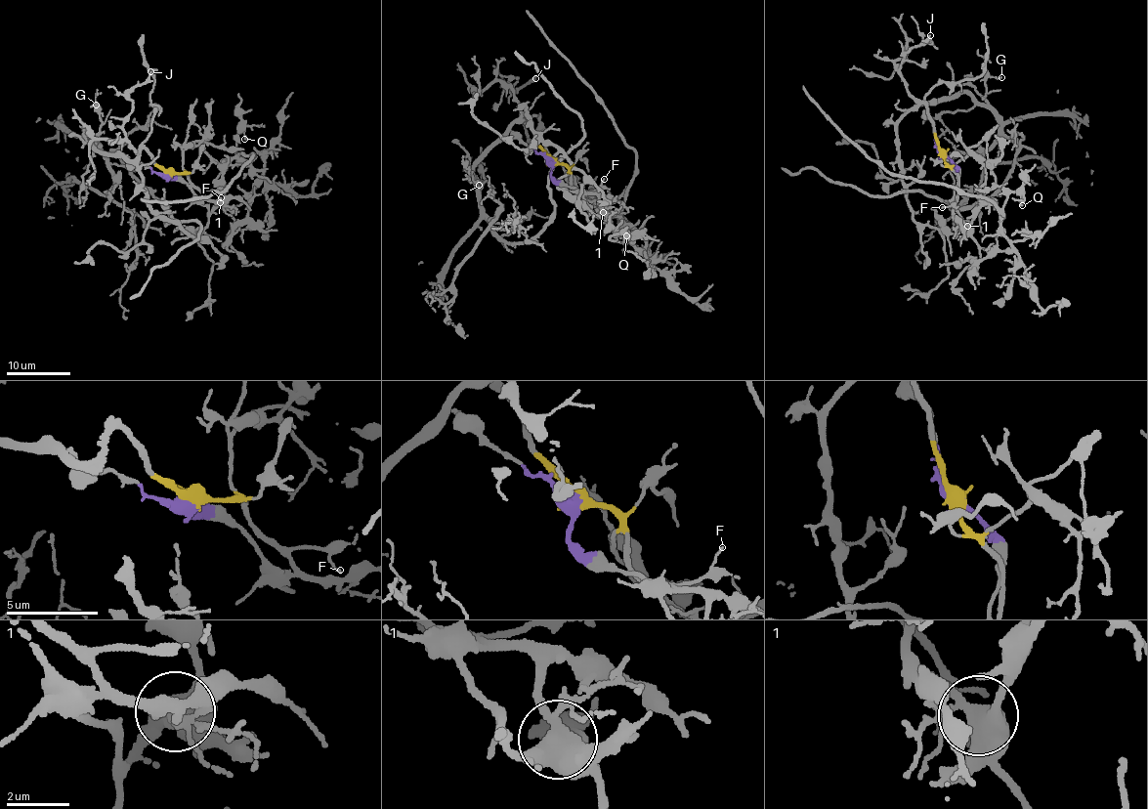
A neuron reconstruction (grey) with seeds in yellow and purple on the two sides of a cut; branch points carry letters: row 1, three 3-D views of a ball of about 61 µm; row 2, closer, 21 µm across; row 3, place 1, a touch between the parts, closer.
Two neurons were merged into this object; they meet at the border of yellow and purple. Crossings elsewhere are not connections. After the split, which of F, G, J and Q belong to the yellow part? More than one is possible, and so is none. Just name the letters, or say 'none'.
F, G, J

